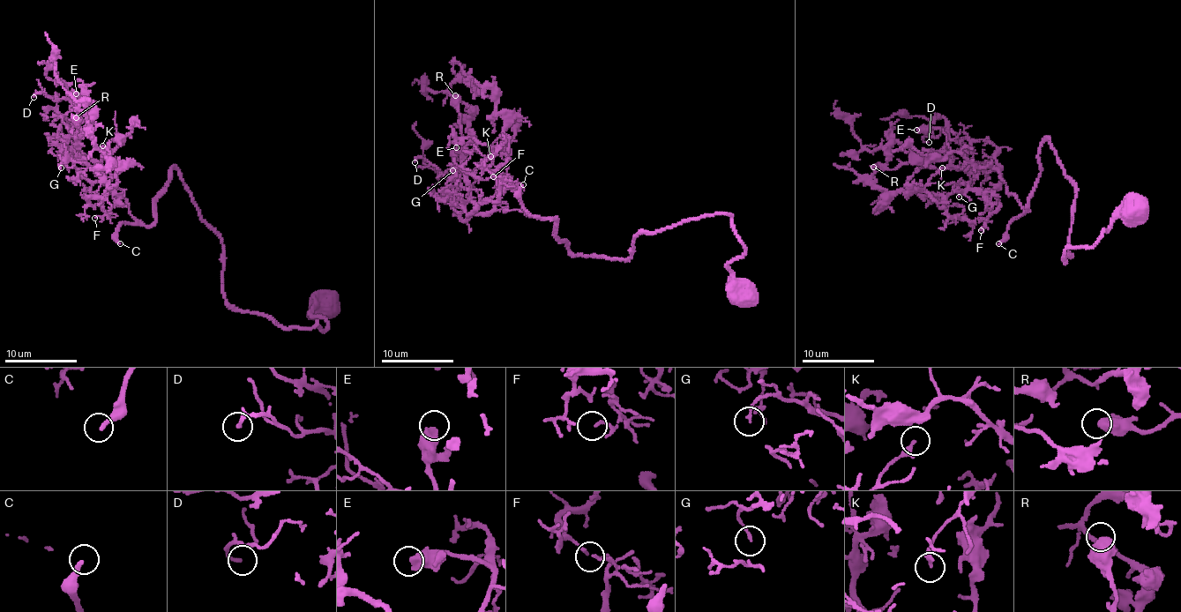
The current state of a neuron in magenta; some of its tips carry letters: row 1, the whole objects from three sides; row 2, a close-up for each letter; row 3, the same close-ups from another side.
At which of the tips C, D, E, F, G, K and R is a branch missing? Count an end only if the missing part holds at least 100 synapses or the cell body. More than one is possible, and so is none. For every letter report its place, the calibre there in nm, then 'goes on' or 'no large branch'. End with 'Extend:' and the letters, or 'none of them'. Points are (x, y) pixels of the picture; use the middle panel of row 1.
C: place (523, 184); calibre 240 nm; goes on
D: place (414, 162); calibre 110 nm; no large branch
E: place (456, 147); calibre 550 nm; no large branch
F: place (493, 176); calibre 110 nm; no large branch
G: place (452, 170); calibre 140 nm; no large branch
K: place (490, 156); calibre 240 nm; no large branch
R: place (455, 95); calibre 600 nm; no large branch
Extend: C

